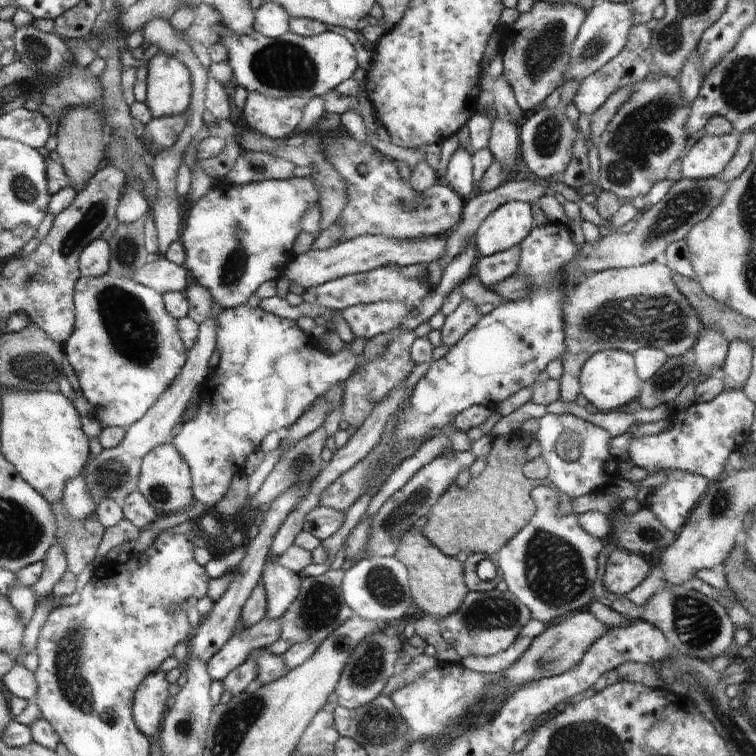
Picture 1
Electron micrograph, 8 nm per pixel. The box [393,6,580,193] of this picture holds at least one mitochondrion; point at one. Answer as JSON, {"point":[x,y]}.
{"point":[542,52]}

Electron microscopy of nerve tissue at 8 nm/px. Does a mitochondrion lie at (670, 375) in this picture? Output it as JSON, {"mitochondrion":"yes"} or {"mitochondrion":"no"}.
{"mitochondrion":"yes"}

